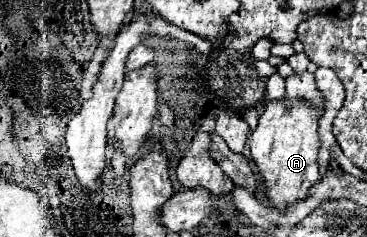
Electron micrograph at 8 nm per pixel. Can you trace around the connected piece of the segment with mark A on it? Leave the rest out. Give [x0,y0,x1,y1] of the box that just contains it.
[251,73,325,209]

